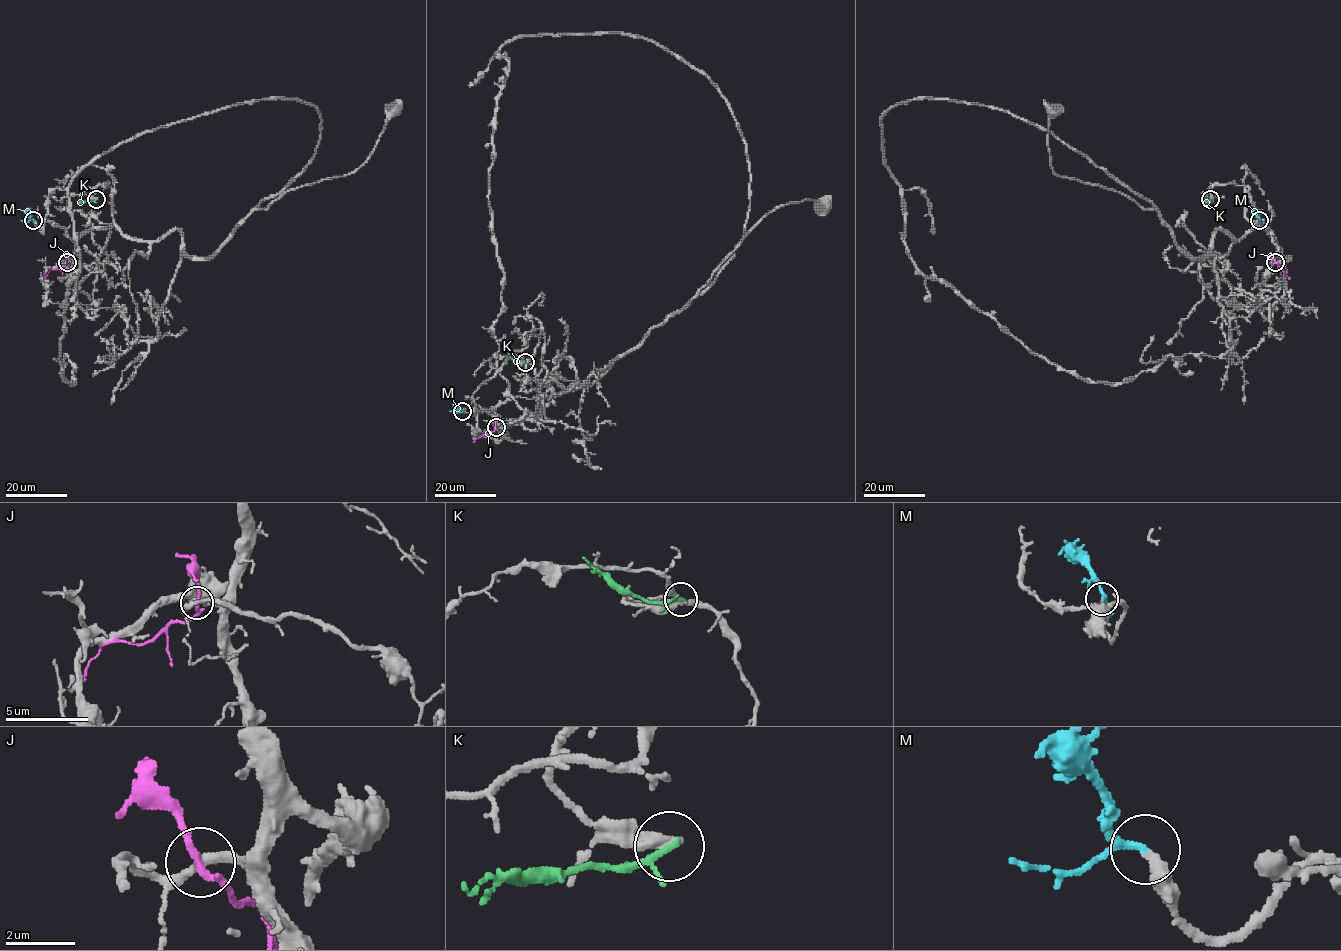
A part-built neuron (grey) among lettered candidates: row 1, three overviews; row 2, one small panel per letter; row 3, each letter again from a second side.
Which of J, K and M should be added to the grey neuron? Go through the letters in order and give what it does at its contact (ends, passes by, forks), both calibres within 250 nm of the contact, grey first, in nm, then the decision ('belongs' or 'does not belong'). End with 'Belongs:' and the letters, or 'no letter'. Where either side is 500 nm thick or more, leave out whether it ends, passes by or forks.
J: it passes by; 280 nm thick on the grey side, 200 nm on the other; does not belong
K: it passes by; 480 nm thick on the grey side, 140 nm on the other; does not belong
M: it passes by; 340 nm thick on the grey side, 150 nm on the other; belongs
Belongs: M

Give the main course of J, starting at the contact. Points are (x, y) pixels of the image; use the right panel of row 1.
J: (1275, 262), (1289, 277)

